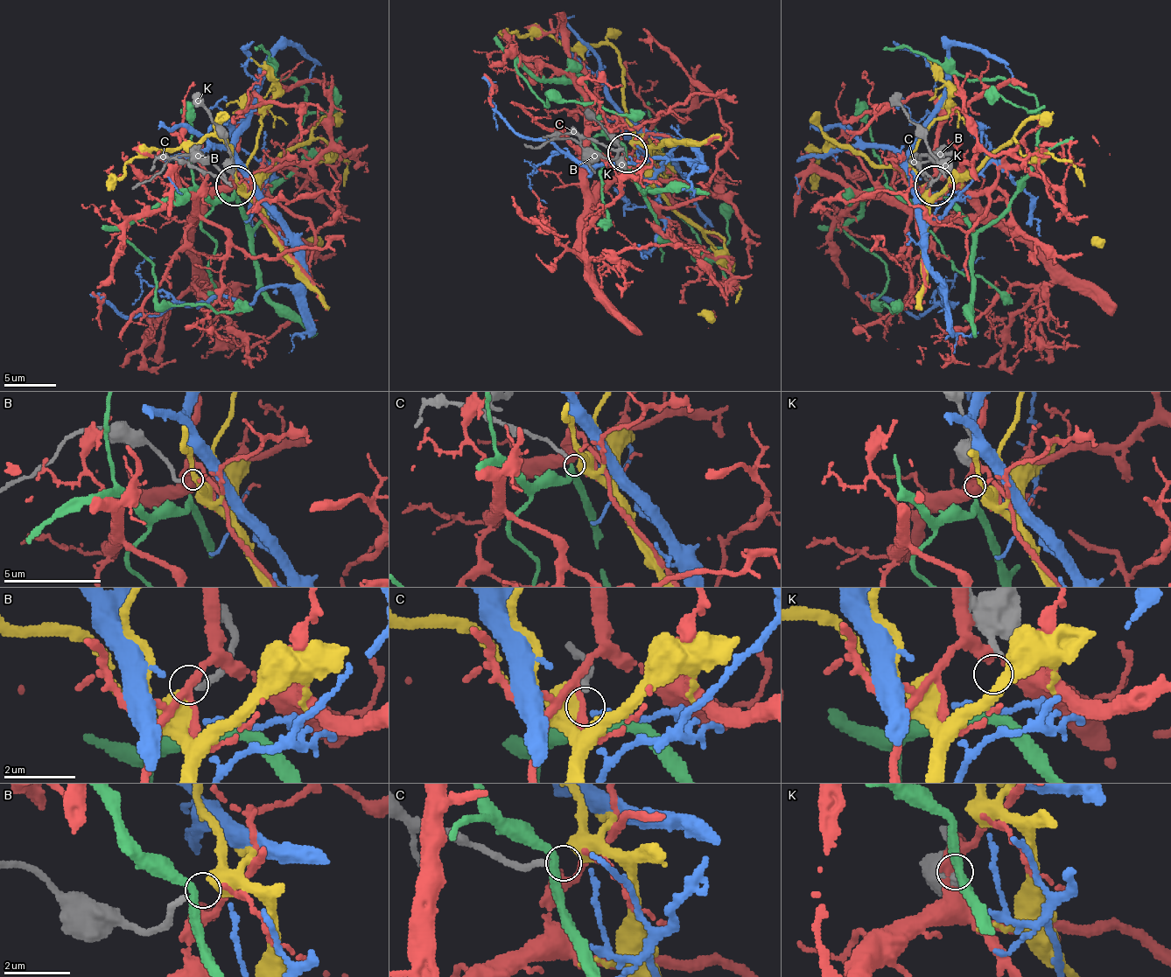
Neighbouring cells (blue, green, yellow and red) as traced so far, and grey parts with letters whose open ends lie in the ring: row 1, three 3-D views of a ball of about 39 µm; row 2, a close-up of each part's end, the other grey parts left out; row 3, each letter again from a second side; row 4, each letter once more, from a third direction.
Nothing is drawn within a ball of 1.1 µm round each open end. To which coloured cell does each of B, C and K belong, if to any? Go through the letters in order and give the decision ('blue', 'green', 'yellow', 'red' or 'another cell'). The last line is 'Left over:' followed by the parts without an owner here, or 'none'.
B: yellow
C: another cell
K: green
Left over: C

